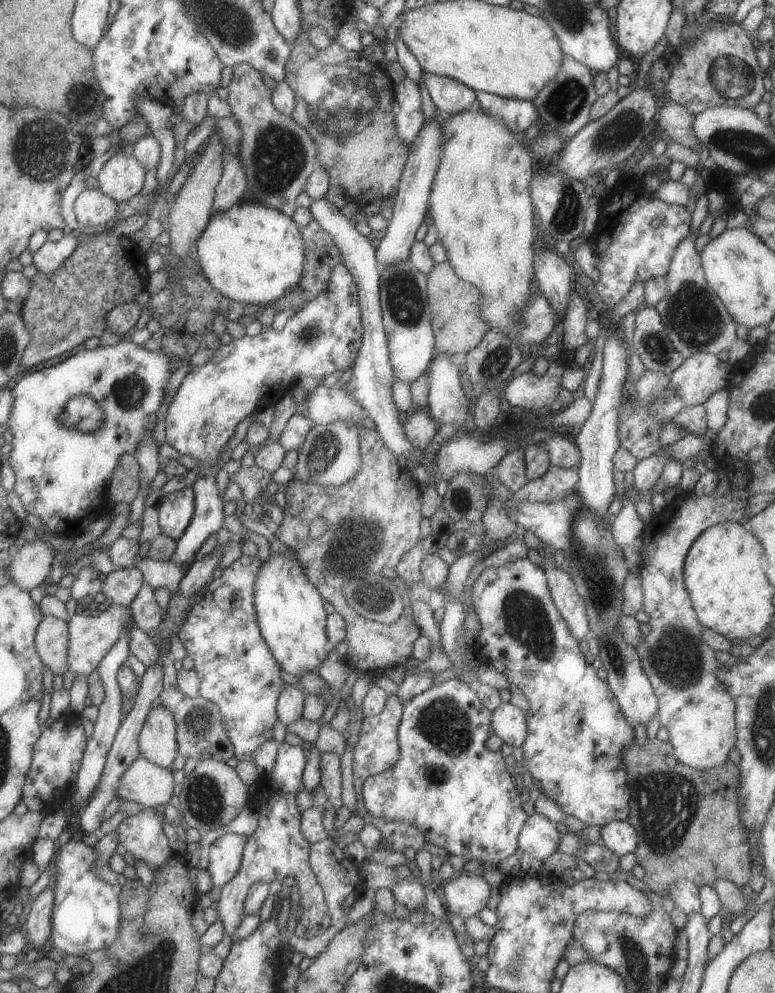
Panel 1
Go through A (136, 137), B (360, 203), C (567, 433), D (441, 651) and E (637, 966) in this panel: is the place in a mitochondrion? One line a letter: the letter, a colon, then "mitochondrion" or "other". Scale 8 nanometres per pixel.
A: other
B: other
C: other
D: other
E: mitochondrion

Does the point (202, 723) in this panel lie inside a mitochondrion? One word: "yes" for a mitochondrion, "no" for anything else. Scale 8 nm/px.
yes

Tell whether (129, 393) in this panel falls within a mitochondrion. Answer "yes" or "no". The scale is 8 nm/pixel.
yes

